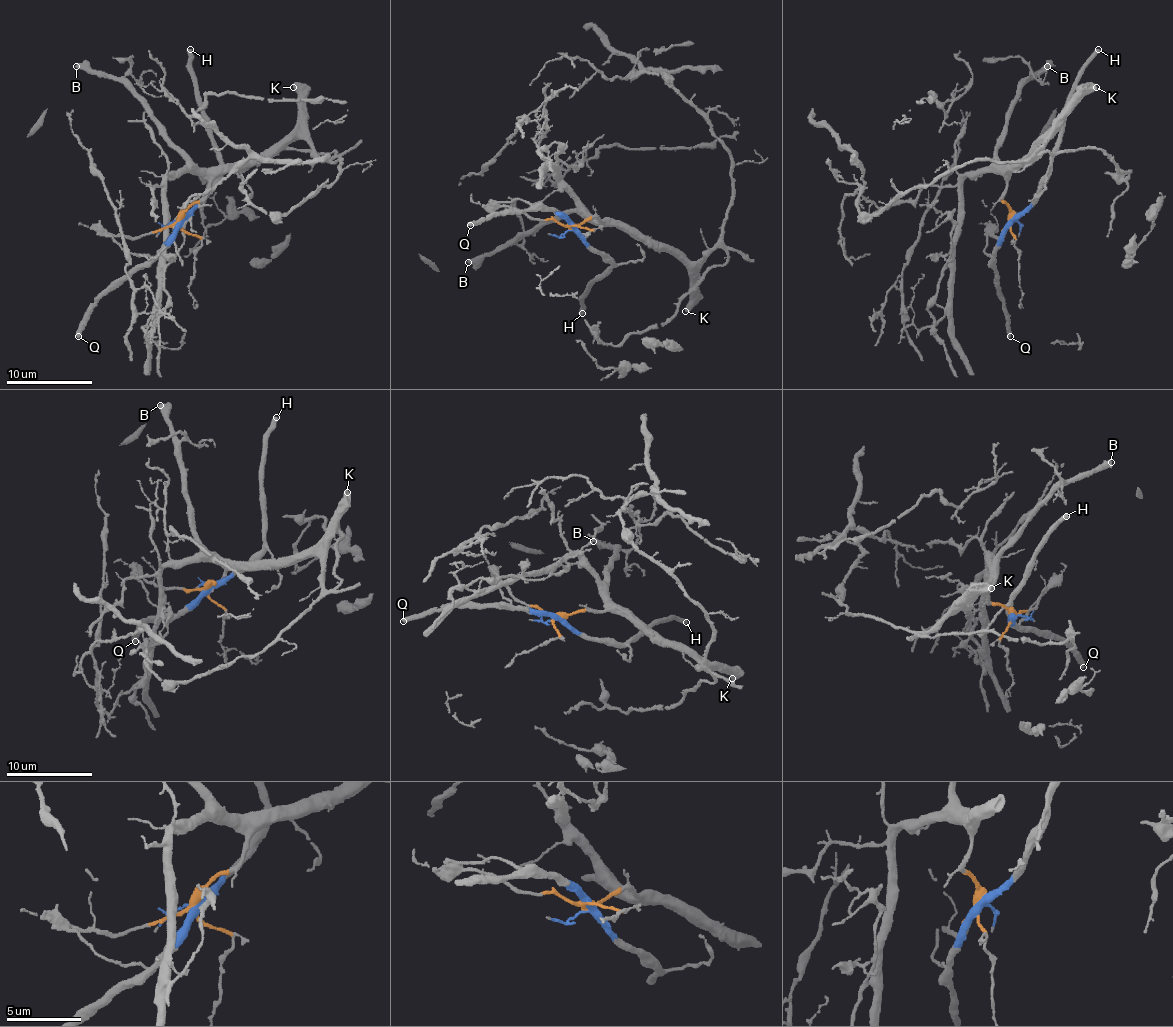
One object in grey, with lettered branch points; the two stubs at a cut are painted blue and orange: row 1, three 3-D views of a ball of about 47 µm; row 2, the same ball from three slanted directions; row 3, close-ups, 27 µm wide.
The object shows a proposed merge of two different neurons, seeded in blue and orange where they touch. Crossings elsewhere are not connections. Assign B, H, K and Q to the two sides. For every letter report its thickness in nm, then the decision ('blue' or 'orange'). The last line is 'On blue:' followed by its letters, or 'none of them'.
B: calibre 550 nm; orange
H: calibre 420 nm; blue
K: calibre 440 nm; orange
Q: calibre 440 nm; blue
On blue: H, Q

